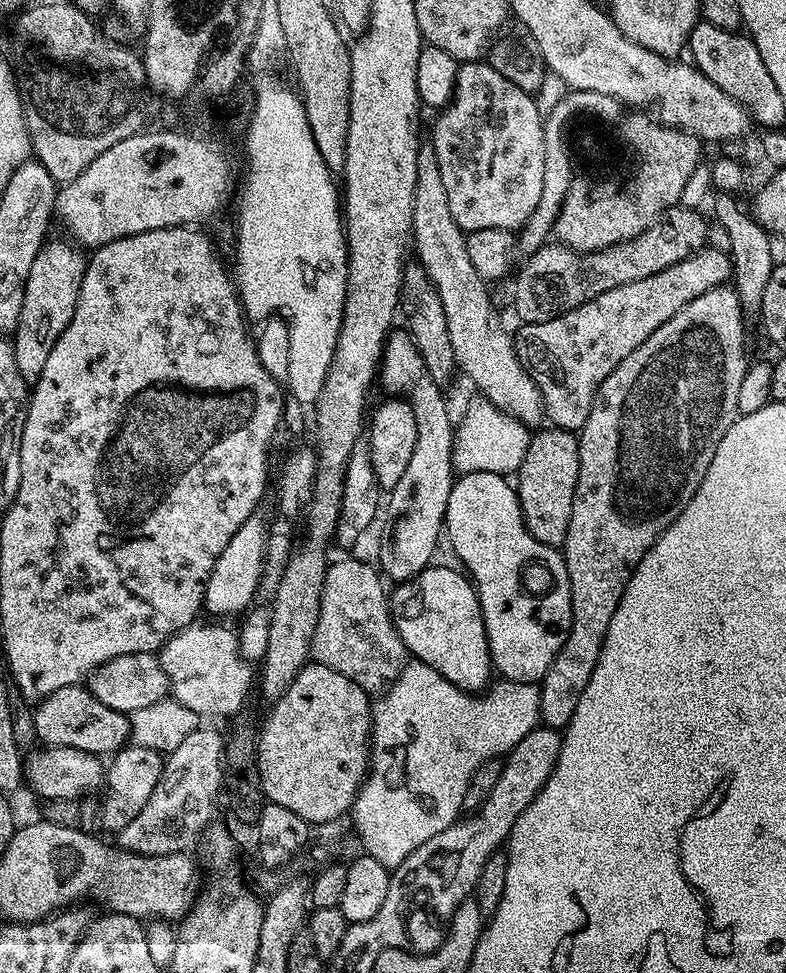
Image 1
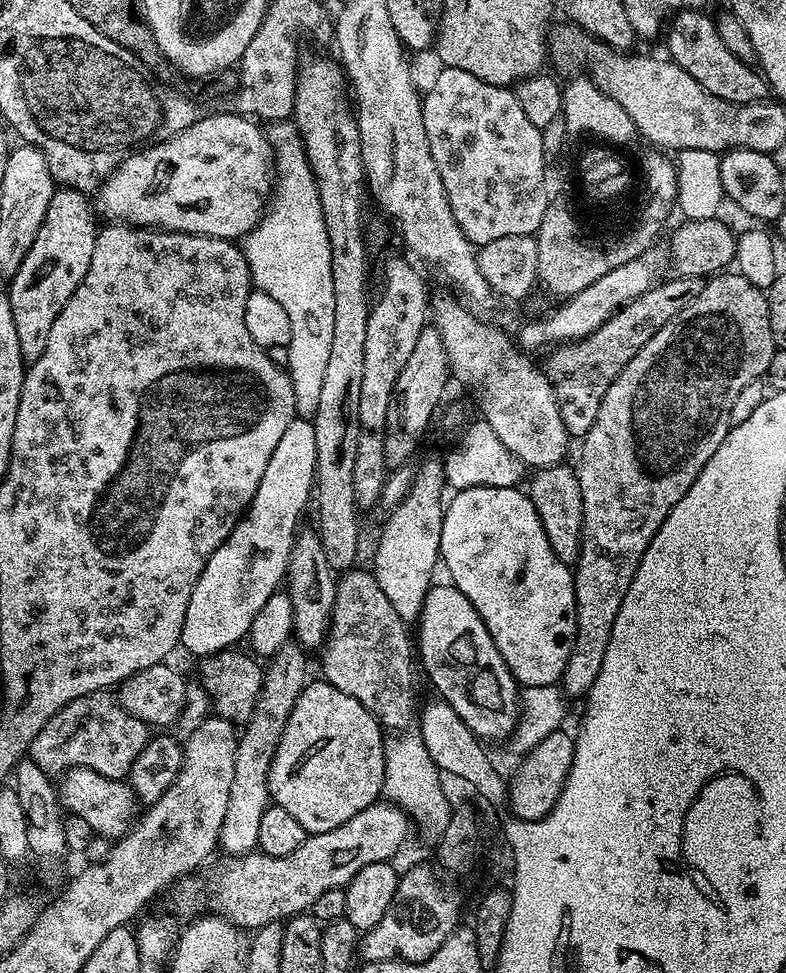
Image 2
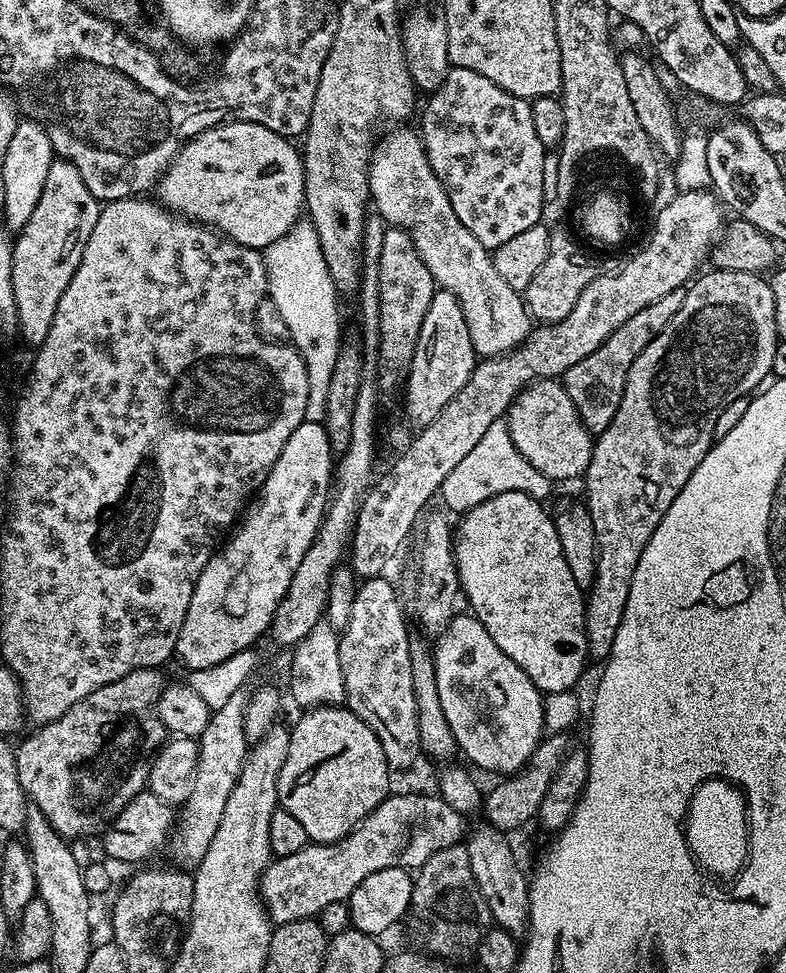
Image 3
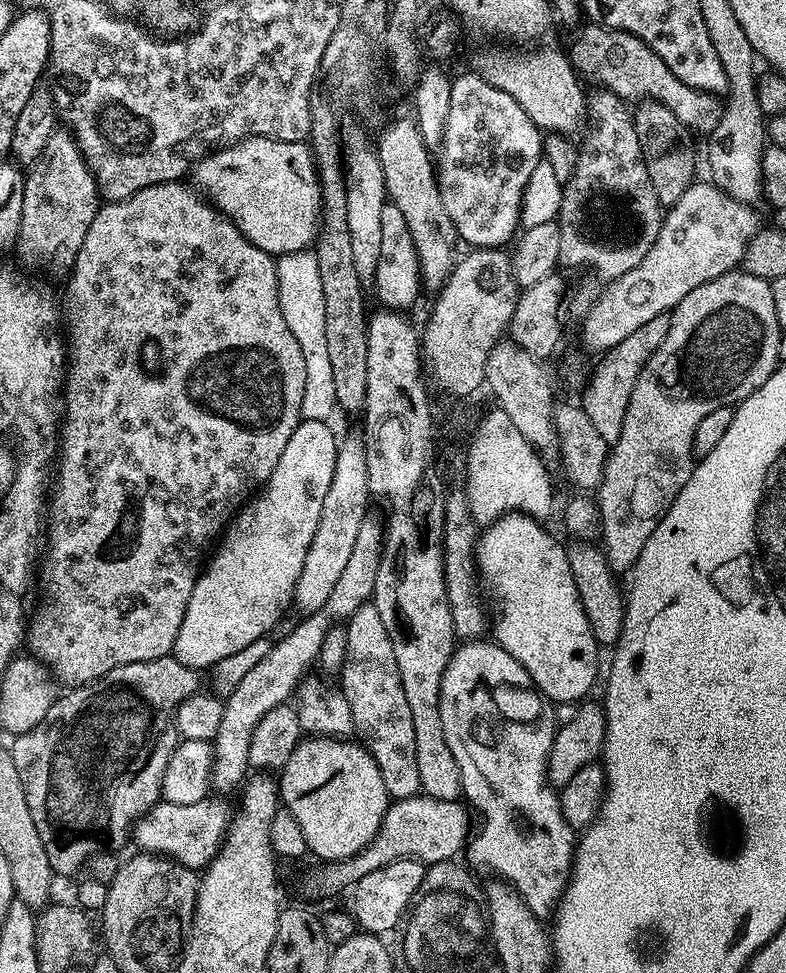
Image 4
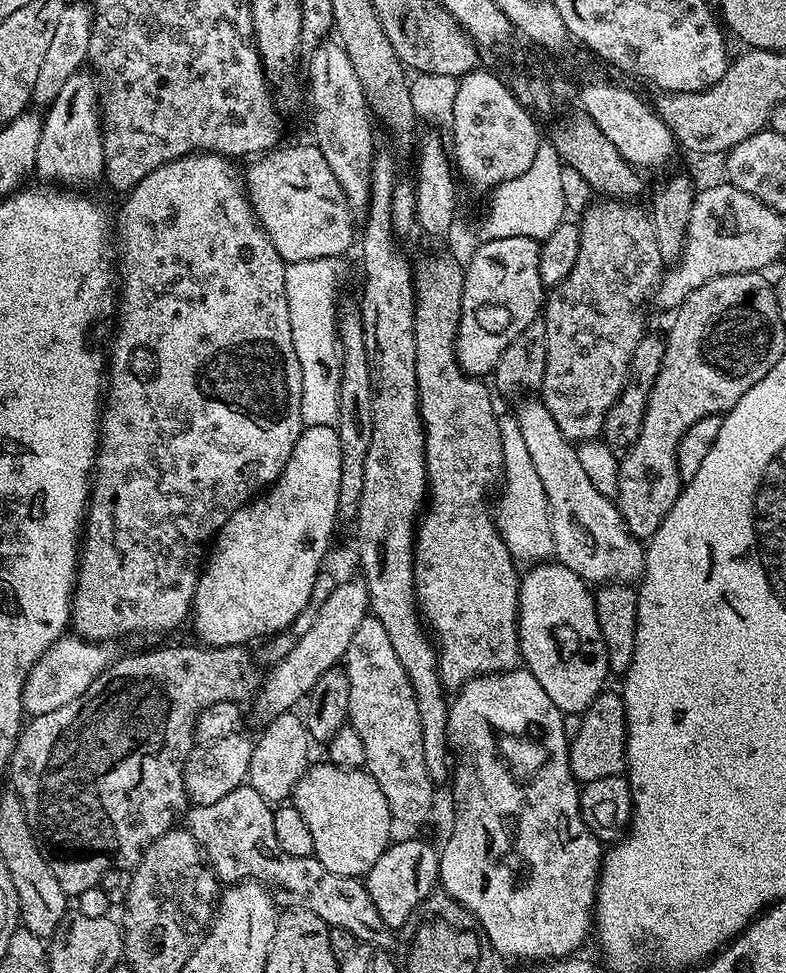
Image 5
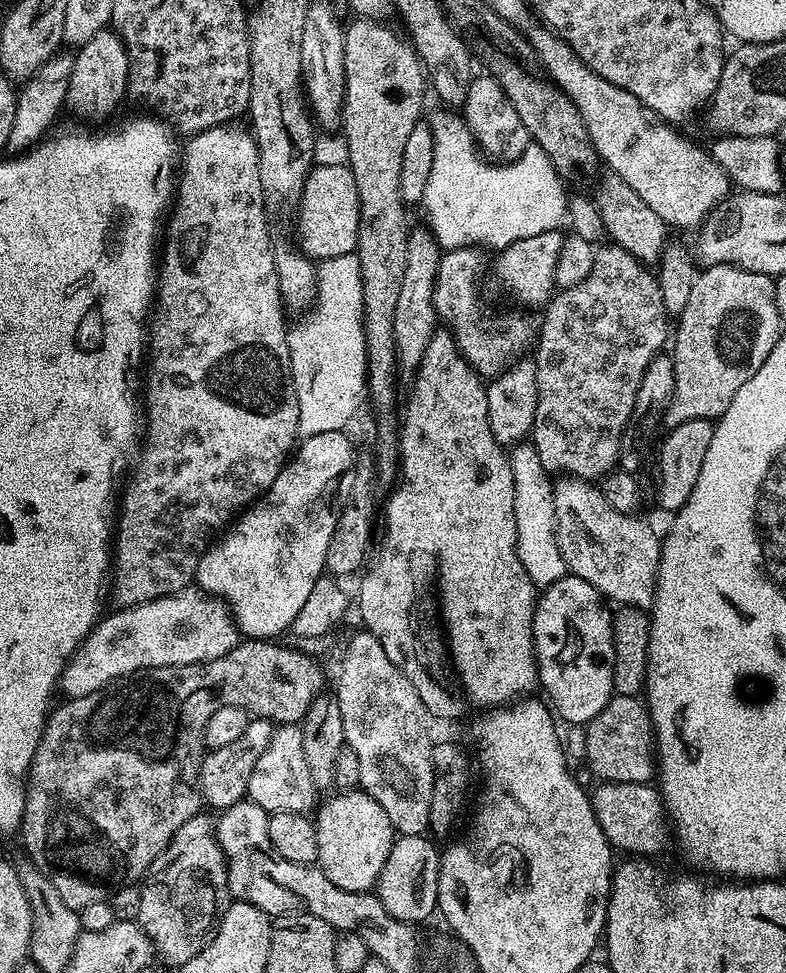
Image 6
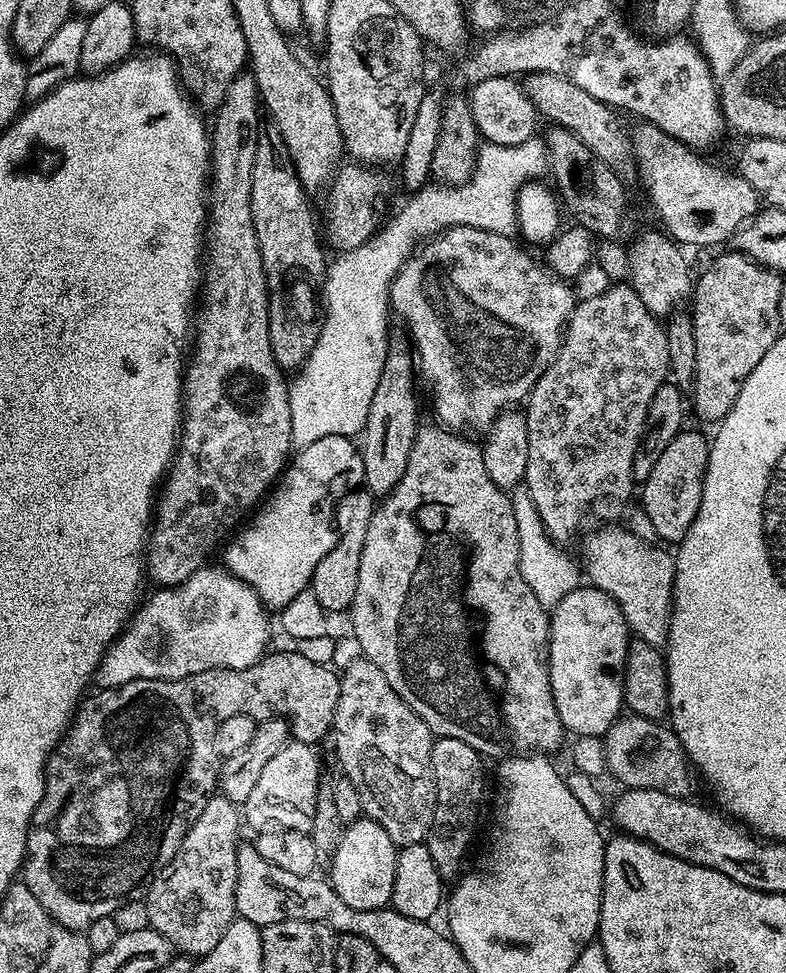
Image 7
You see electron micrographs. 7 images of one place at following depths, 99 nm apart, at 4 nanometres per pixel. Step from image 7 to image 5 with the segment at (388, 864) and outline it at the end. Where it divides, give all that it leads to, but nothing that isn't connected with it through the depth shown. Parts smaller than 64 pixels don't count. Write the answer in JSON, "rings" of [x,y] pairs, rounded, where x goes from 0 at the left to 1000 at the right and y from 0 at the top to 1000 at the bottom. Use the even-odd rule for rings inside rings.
{"rings":[[[421,783],[398,784],[377,806],[369,822],[384,837],[389,850],[399,860],[399,879],[420,898],[467,900],[471,890],[481,886],[481,878],[492,874],[500,862],[499,834],[467,791],[439,791]]]}

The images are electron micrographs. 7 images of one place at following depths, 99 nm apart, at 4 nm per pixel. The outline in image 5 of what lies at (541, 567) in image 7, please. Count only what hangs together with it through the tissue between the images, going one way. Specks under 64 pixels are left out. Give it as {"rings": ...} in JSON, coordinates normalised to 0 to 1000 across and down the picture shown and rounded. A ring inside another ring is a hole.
{"rings":[[[640,427],[635,436],[640,458],[639,503],[628,533],[636,552],[644,557],[653,575],[669,580],[696,577],[704,569],[704,547],[700,541],[698,516],[690,494],[681,485],[679,475],[670,464],[658,432],[653,427]]]}

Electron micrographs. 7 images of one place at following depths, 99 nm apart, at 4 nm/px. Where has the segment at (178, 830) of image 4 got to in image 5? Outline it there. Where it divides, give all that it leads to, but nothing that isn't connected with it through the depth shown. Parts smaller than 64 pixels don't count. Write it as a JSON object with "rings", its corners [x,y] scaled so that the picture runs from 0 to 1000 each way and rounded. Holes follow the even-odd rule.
{"rings":[[[312,804],[293,812],[293,816],[277,820],[277,824],[240,829],[237,850],[254,867],[261,885],[270,889],[276,905],[290,911],[307,906],[333,909],[349,918],[358,930],[394,935],[415,947],[419,954],[445,956],[457,969],[497,975],[501,970],[500,955],[494,954],[481,935],[476,935],[476,927],[471,927],[462,903],[420,898],[420,894],[415,894],[401,879],[364,878],[349,861],[347,834],[347,827]]]}

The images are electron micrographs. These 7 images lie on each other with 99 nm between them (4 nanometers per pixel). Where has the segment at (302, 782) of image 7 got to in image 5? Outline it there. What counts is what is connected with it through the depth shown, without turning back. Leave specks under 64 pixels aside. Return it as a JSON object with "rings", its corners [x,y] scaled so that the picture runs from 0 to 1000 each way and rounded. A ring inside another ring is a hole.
{"rings":[[[375,731],[354,734],[335,745],[336,753],[324,757],[313,805],[342,824],[361,824],[370,819],[378,804],[394,788],[392,765],[394,757],[385,739]]]}

